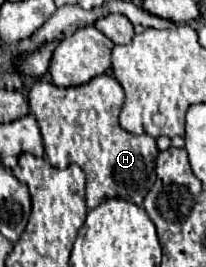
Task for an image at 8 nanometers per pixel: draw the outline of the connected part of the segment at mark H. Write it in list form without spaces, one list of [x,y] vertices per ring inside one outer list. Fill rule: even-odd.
[[[106,73],[78,87],[56,87],[48,81],[36,81],[28,93],[30,113],[38,121],[48,163],[58,169],[76,163],[86,173],[88,209],[94,209],[112,197],[142,205],[148,189],[156,181],[156,141],[146,133],[134,135],[118,125],[122,103],[124,89]]]

